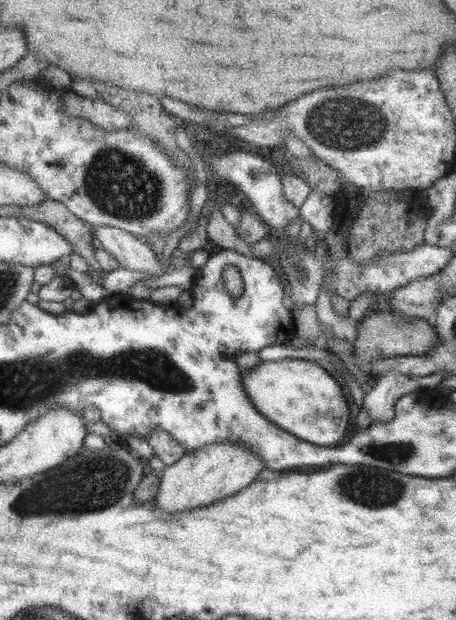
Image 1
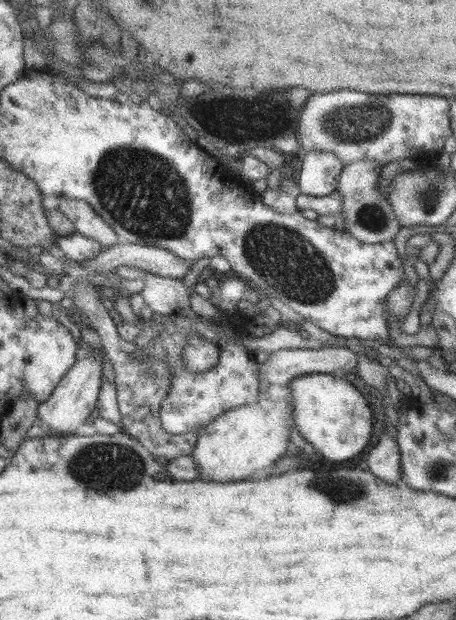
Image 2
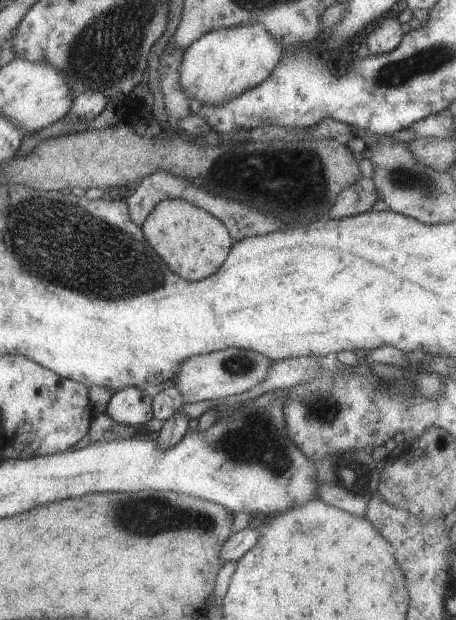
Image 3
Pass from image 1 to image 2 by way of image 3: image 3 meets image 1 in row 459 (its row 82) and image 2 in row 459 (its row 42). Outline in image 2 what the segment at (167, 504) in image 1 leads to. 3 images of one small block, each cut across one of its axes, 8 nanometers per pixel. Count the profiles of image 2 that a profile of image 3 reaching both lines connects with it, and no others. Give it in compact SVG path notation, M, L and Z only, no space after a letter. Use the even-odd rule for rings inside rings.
M271 385L267 392L259 392L255 404L244 404L216 416L198 432L190 457L198 470L199 479L215 482L242 481L257 471L270 471L274 462L289 451L289 431L292 422L292 406L288 387Z

